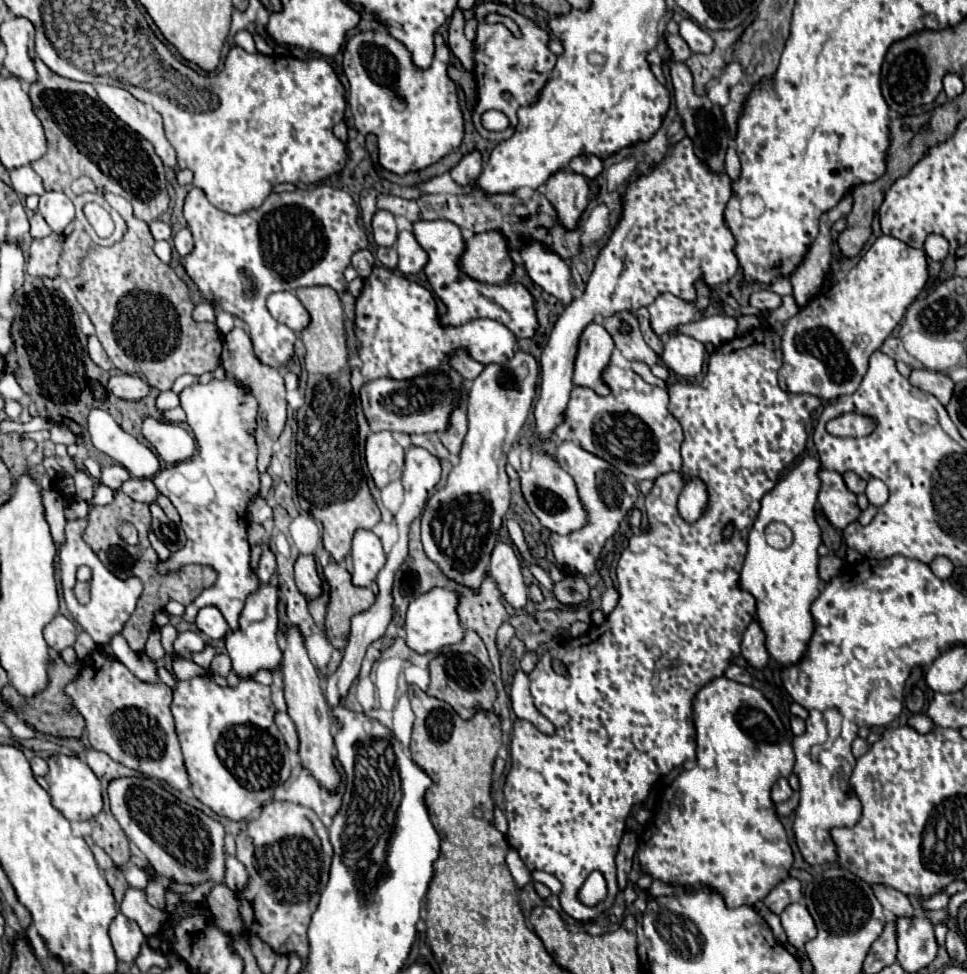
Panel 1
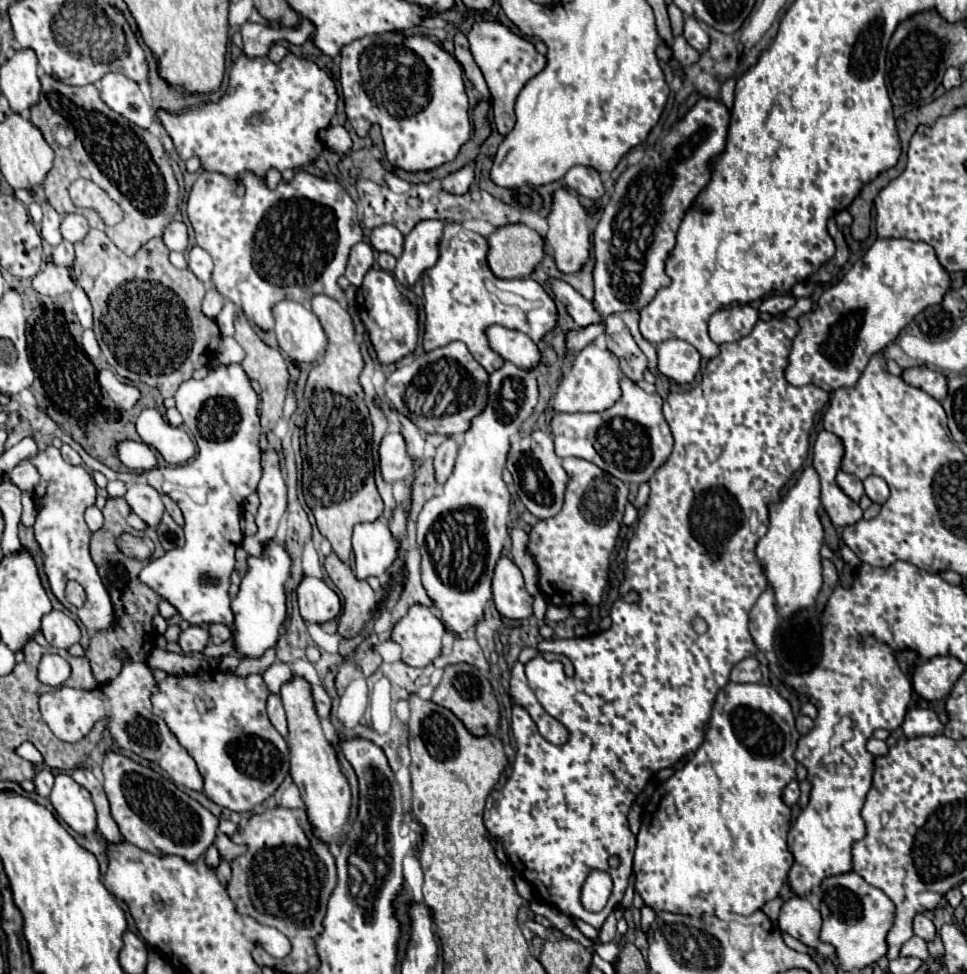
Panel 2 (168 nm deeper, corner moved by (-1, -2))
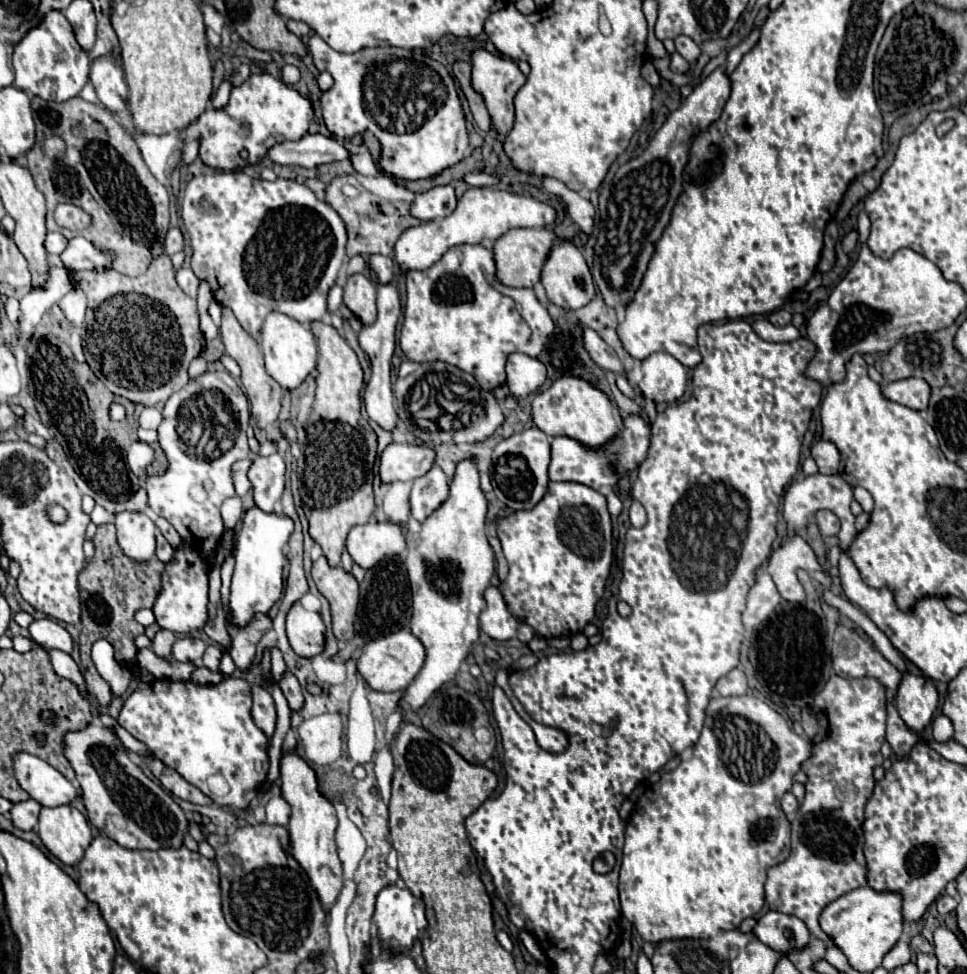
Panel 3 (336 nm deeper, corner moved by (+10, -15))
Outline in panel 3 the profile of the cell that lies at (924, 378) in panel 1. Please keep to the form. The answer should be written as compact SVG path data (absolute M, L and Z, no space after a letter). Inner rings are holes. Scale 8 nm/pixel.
M909 377L909 379L901 379L901 381L893 381L887 383L883 387L883 395L895 403L901 403L905 407L911 407L915 411L925 411L929 405L929 395L931 395L931 387L917 377Z

